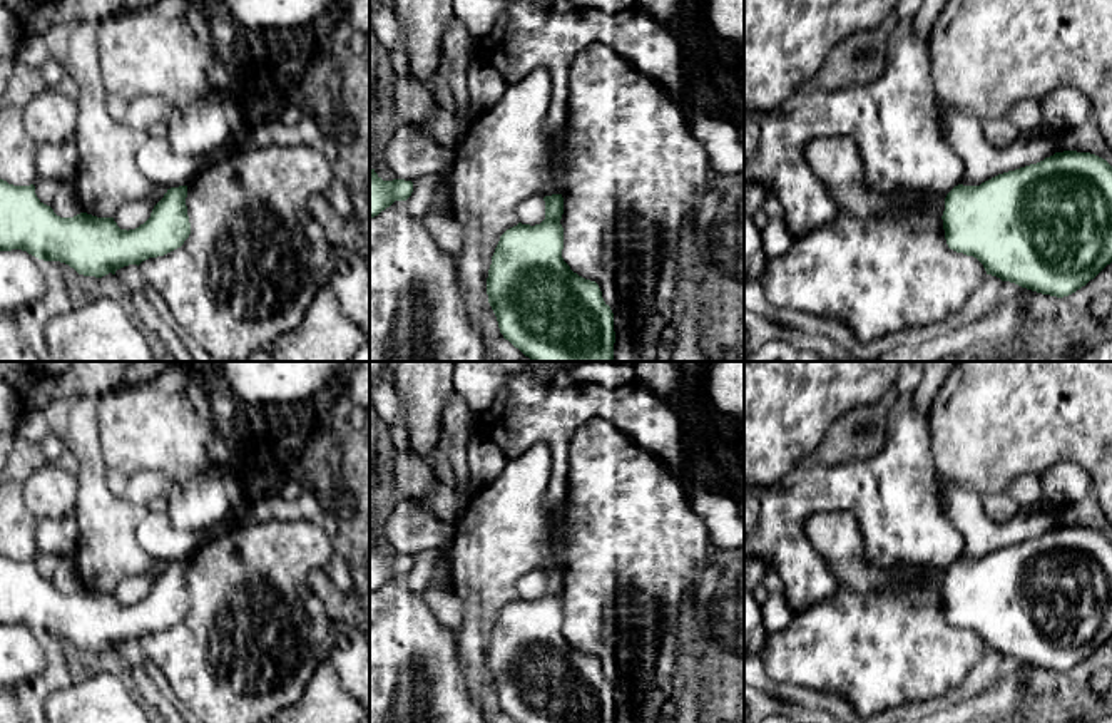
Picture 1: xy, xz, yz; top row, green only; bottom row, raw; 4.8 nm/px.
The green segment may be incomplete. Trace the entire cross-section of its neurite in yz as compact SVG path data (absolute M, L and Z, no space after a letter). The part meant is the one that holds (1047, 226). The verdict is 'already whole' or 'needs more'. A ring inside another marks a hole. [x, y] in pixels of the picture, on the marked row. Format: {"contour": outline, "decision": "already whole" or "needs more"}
{"contour": "M1055 152L980 186L955 186L941 219L948 248L977 258L987 274L1064 298L1112 263L1112 166L1090 152Z", "decision": "already whole"}

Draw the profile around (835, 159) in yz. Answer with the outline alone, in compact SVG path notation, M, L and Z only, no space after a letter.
M818 136L806 146L806 161L829 189L838 214L873 219L891 211L913 216L928 209L943 216L946 194L911 187L873 191L865 182L861 152L849 136Z

